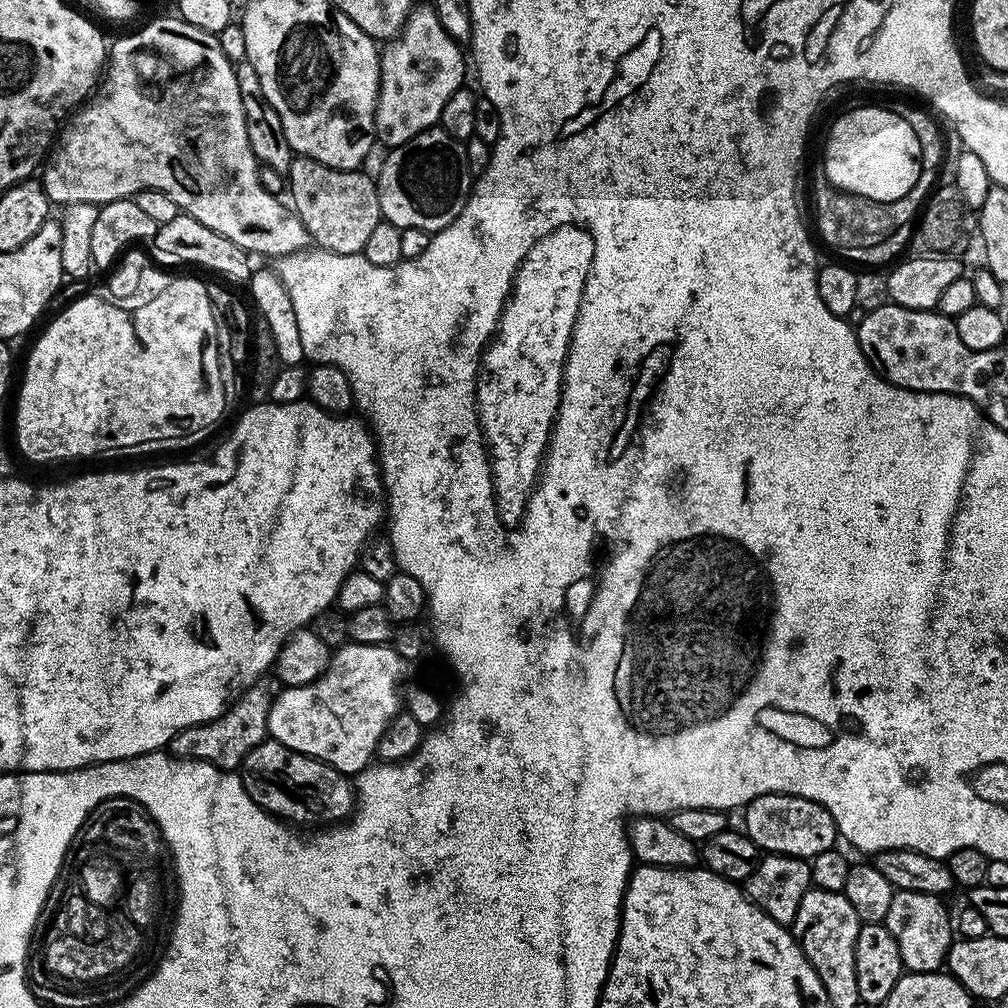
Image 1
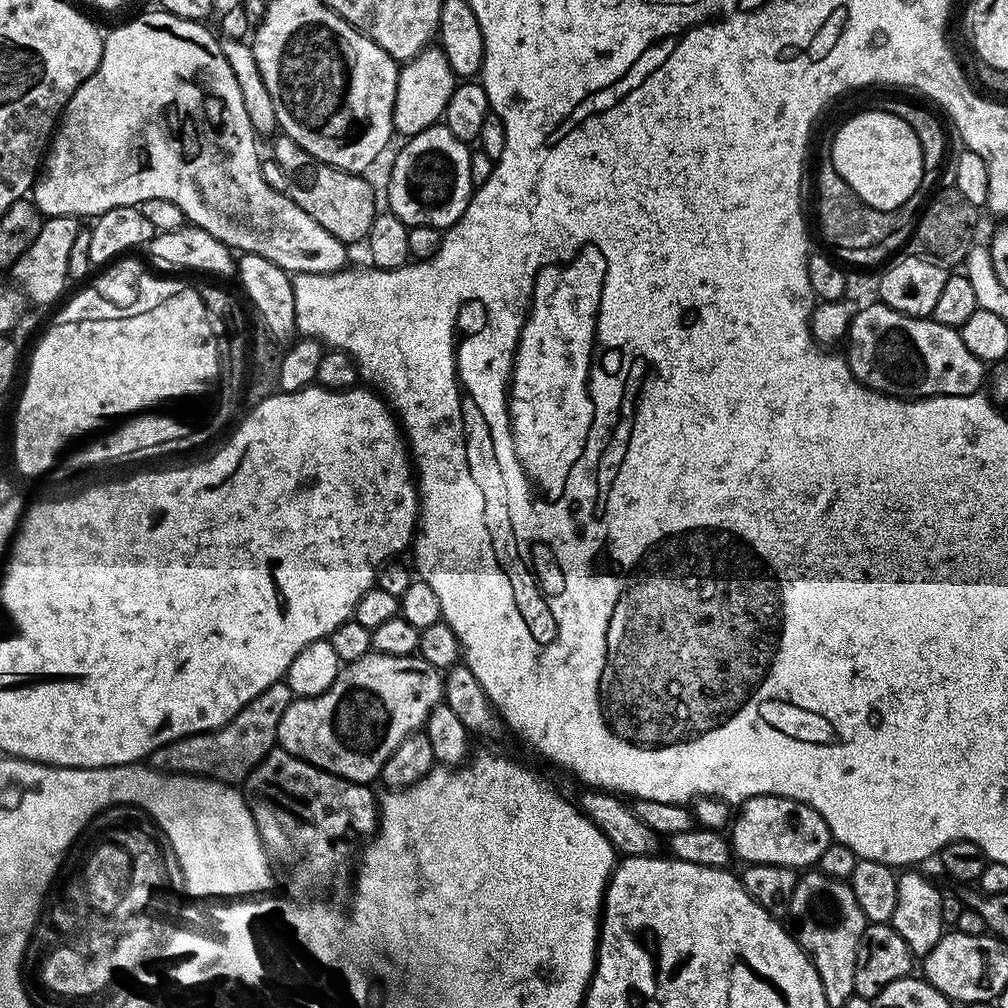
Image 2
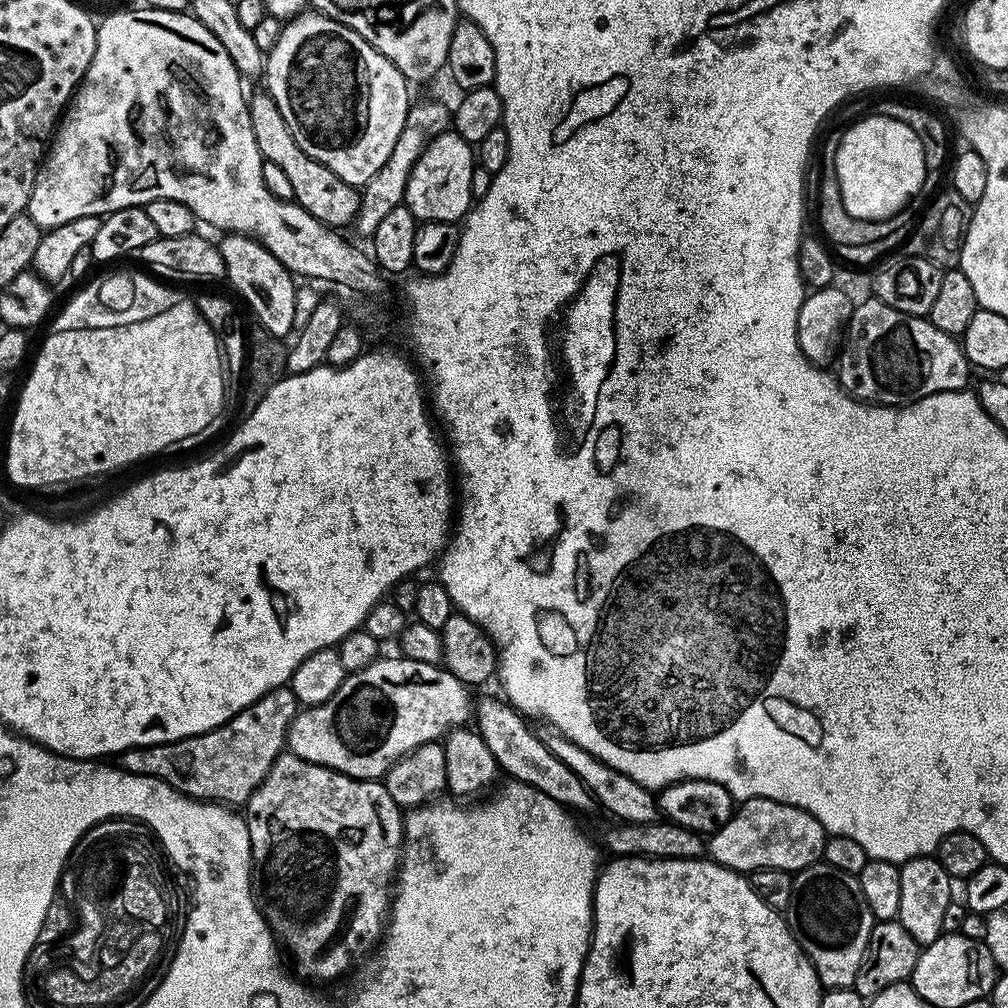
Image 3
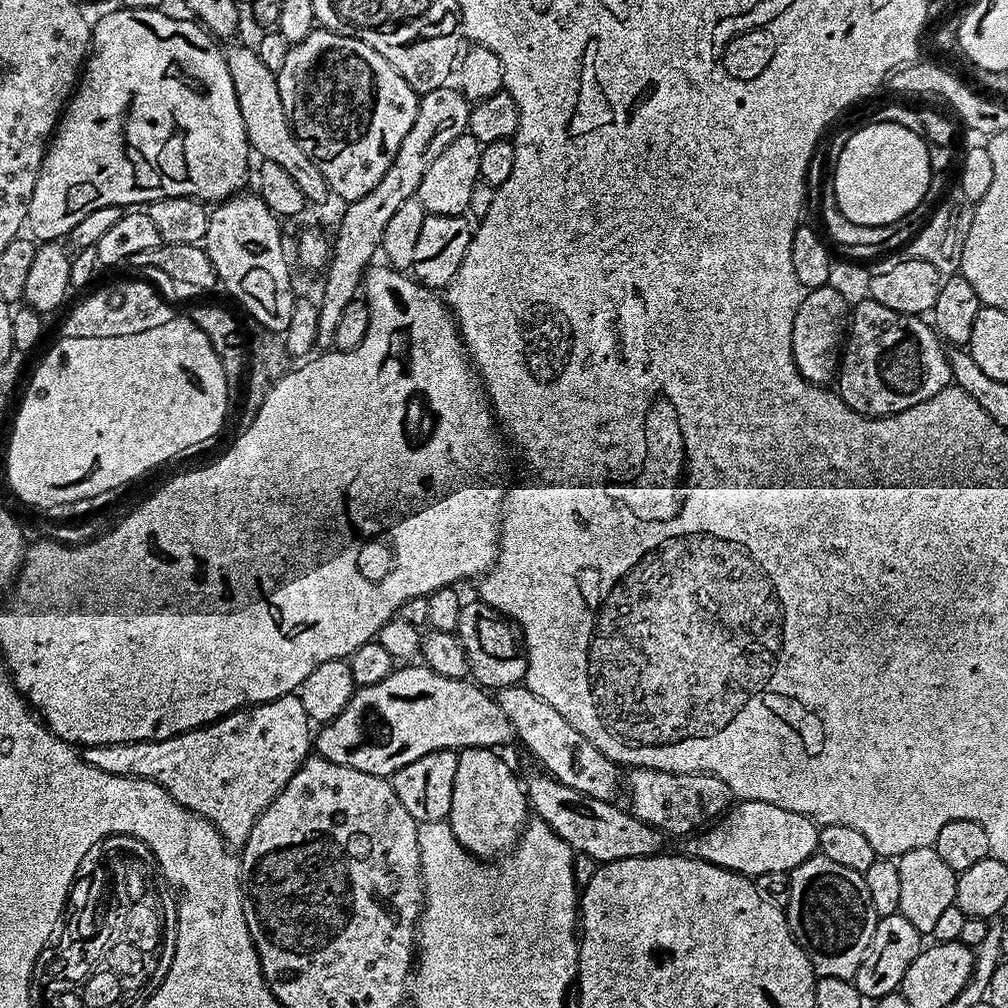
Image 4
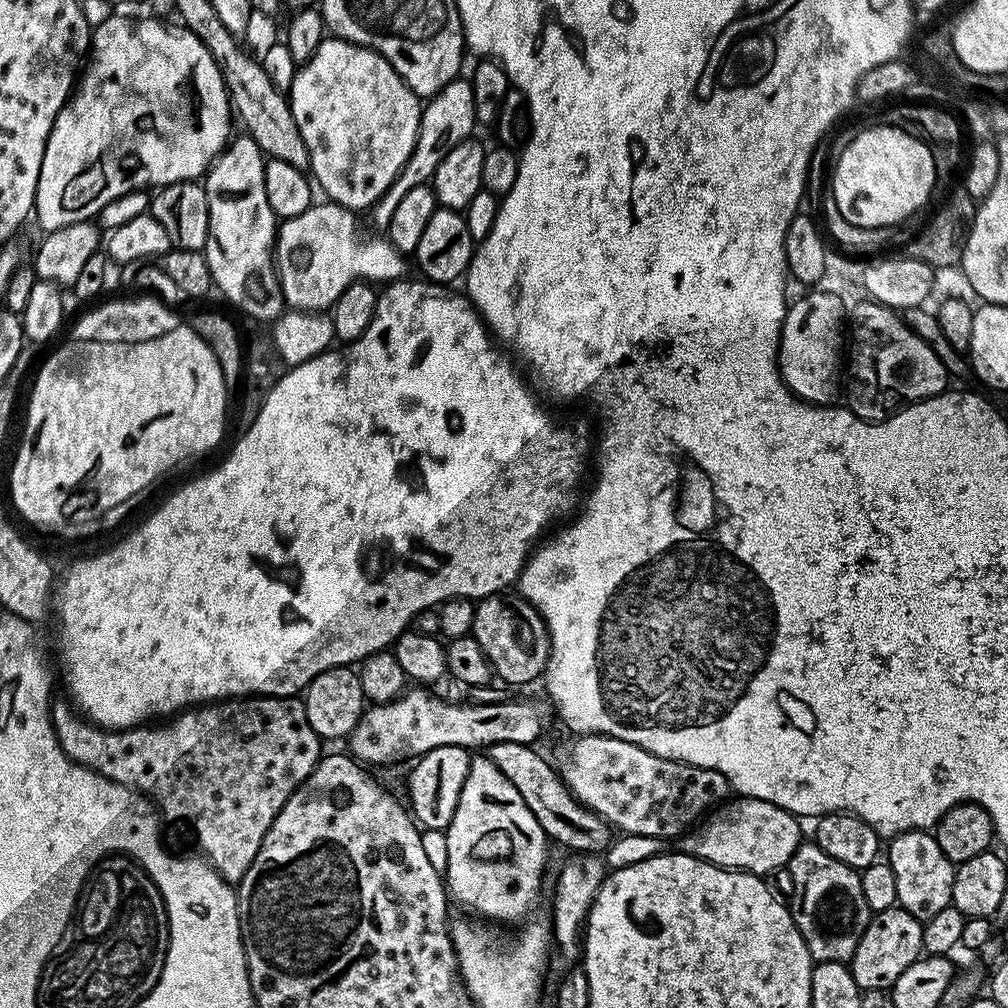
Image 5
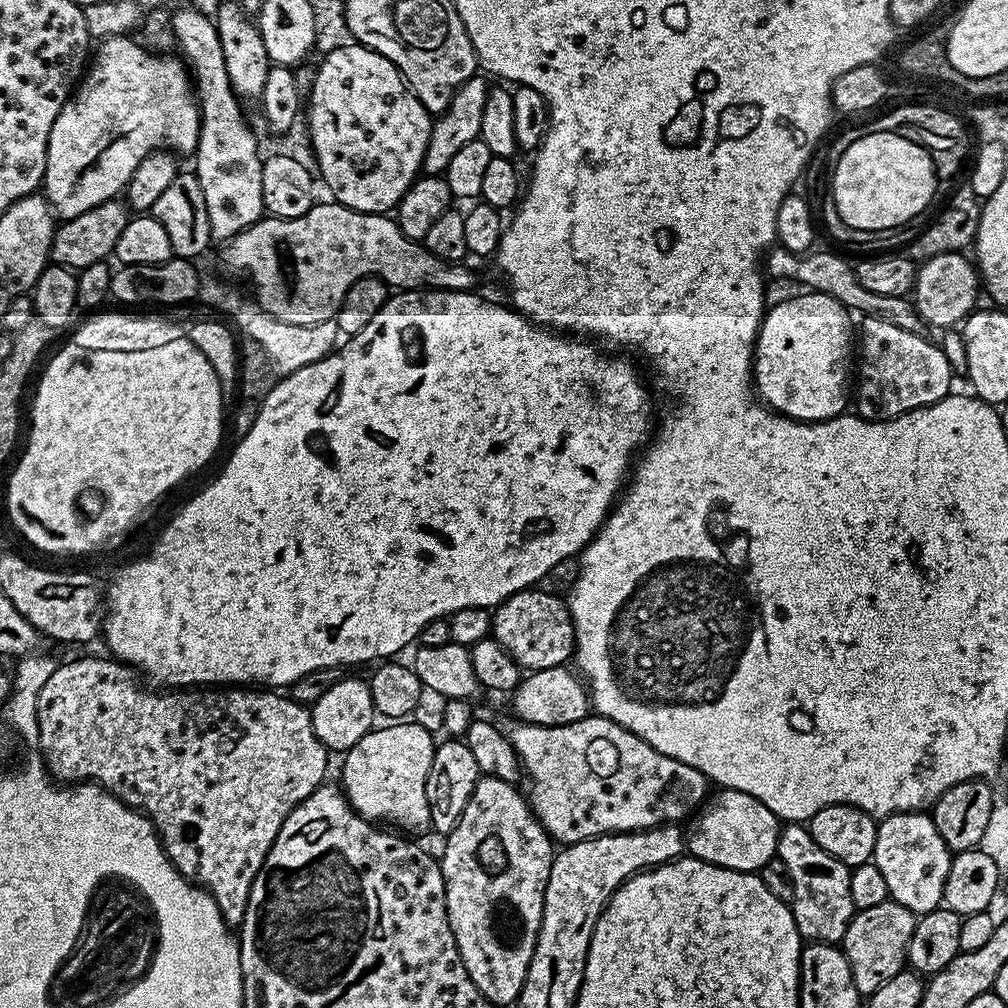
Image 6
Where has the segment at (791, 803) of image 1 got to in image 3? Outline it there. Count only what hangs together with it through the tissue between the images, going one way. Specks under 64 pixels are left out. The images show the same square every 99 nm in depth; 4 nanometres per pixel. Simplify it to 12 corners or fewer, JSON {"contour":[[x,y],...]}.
{"contour":[[745,800],[711,833],[723,868],[793,874],[824,855],[806,810]]}

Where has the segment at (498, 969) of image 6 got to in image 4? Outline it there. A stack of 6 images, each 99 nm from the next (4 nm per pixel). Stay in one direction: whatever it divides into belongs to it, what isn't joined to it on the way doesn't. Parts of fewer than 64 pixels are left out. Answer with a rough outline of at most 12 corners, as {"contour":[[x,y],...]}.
{"contour":[[462,748],[447,822],[479,858],[507,853],[530,816],[500,754]]}

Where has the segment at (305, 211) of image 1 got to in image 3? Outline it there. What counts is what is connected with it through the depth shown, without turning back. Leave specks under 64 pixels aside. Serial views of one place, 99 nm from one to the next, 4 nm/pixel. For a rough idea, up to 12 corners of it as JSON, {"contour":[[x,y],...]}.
{"contour":[[274,98],[248,102],[254,142],[286,173],[292,200],[344,230],[360,209],[357,185],[294,142]]}

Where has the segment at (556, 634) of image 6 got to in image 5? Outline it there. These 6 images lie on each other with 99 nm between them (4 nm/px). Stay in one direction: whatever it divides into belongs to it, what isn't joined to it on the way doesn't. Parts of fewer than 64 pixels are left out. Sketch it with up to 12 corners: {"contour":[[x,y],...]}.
{"contour":[[519,594],[475,601],[470,635],[505,685],[539,681],[552,637]]}

